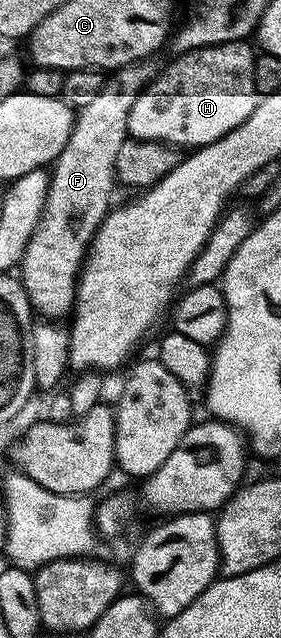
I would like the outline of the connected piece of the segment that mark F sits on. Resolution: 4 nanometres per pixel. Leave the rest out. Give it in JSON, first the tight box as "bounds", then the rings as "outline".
{"bounds":[18,63,154,319],"outline":[[[148,63],[124,65],[115,70],[105,80],[102,91],[94,95],[94,99],[85,101],[76,113],[74,131],[70,131],[70,139],[66,139],[66,147],[62,147],[62,155],[51,166],[48,198],[40,216],[34,235],[30,235],[30,243],[26,243],[26,251],[18,266],[18,277],[22,282],[32,308],[41,318],[64,319],[73,312],[76,303],[76,282],[80,275],[80,266],[84,264],[84,256],[88,253],[88,245],[104,216],[110,212],[112,201],[112,185],[117,184],[115,160],[128,136],[128,120],[130,107],[134,107],[134,99],[152,82],[154,69]]]}

